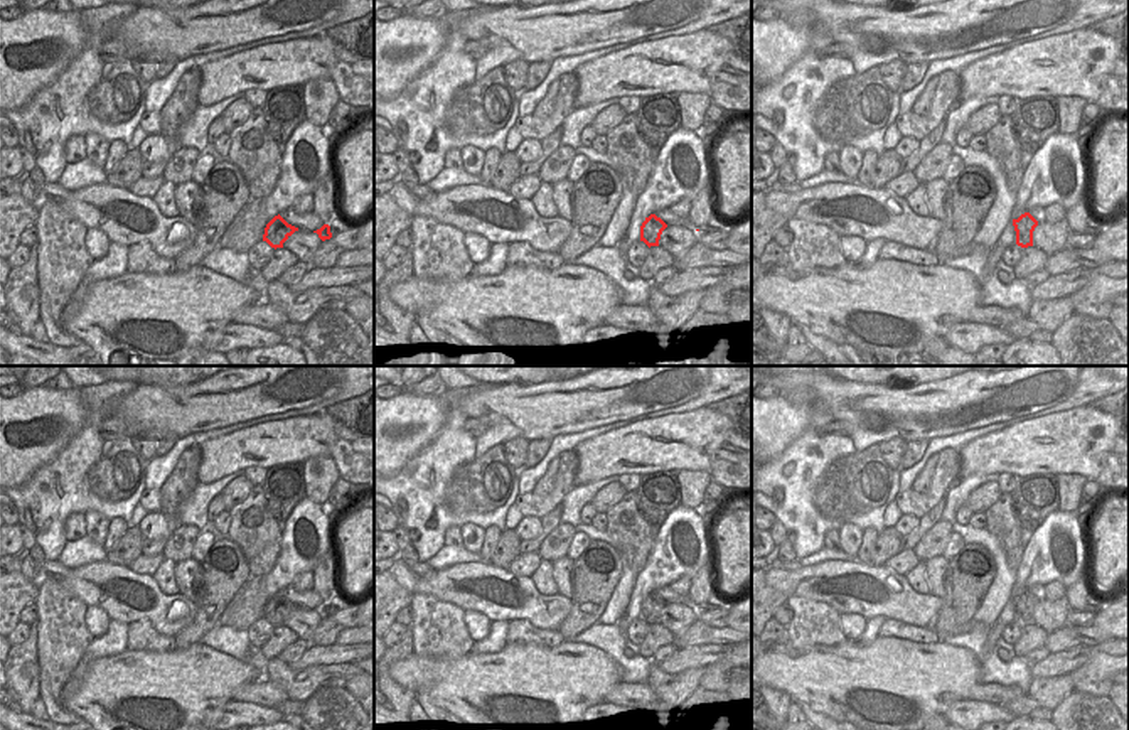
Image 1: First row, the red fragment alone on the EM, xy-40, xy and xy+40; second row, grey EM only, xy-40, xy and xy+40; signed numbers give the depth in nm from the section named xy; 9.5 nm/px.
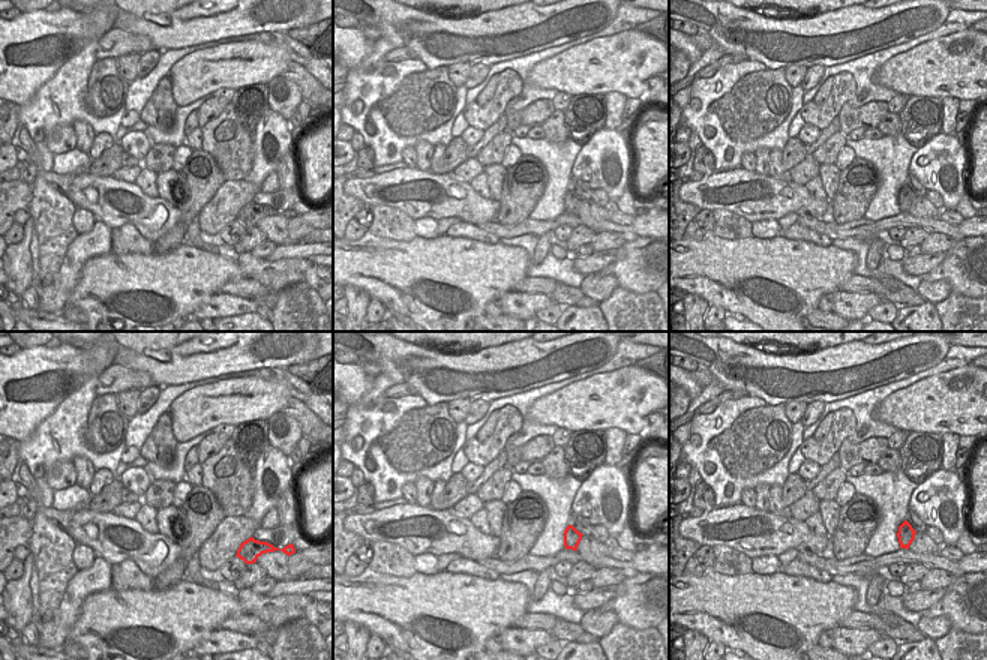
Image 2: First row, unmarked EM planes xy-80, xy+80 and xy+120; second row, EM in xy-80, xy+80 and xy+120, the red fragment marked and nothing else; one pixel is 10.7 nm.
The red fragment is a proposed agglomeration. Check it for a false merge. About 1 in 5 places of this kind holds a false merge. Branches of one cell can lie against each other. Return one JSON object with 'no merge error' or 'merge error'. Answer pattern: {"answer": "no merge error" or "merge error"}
{"answer": "no merge error"}

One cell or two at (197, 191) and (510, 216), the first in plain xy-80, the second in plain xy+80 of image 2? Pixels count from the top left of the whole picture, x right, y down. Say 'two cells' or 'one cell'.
one cell

